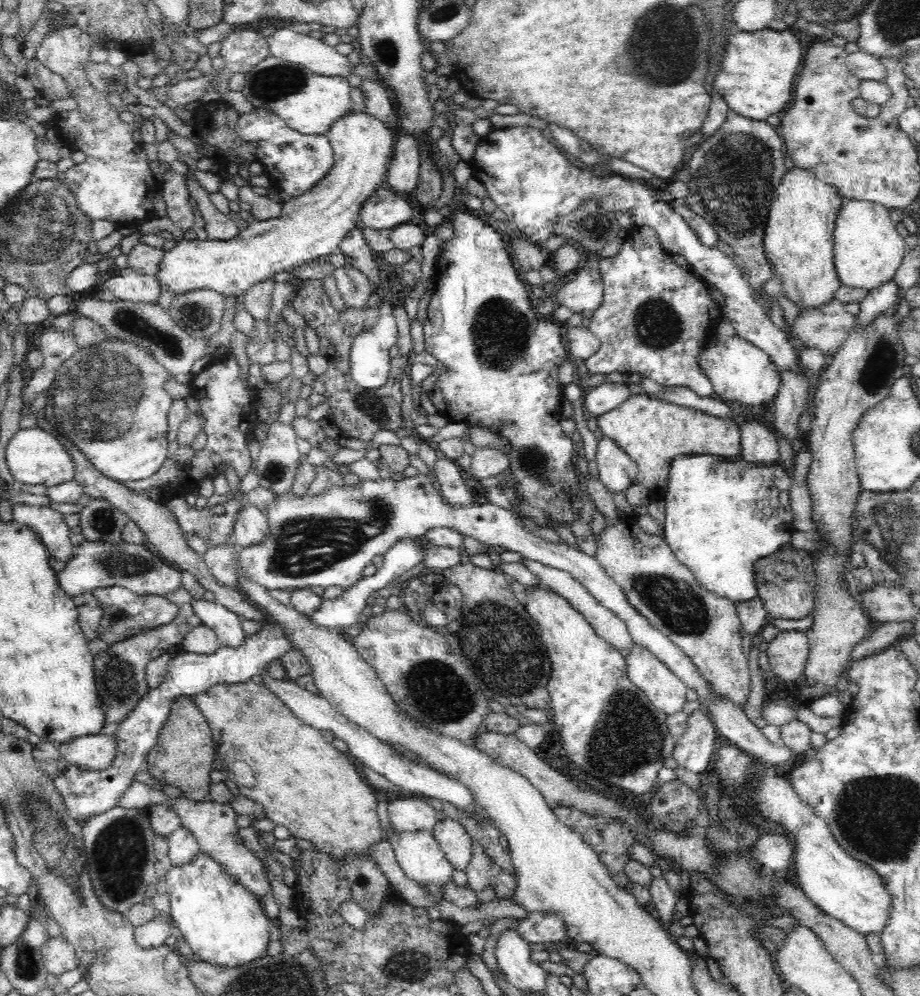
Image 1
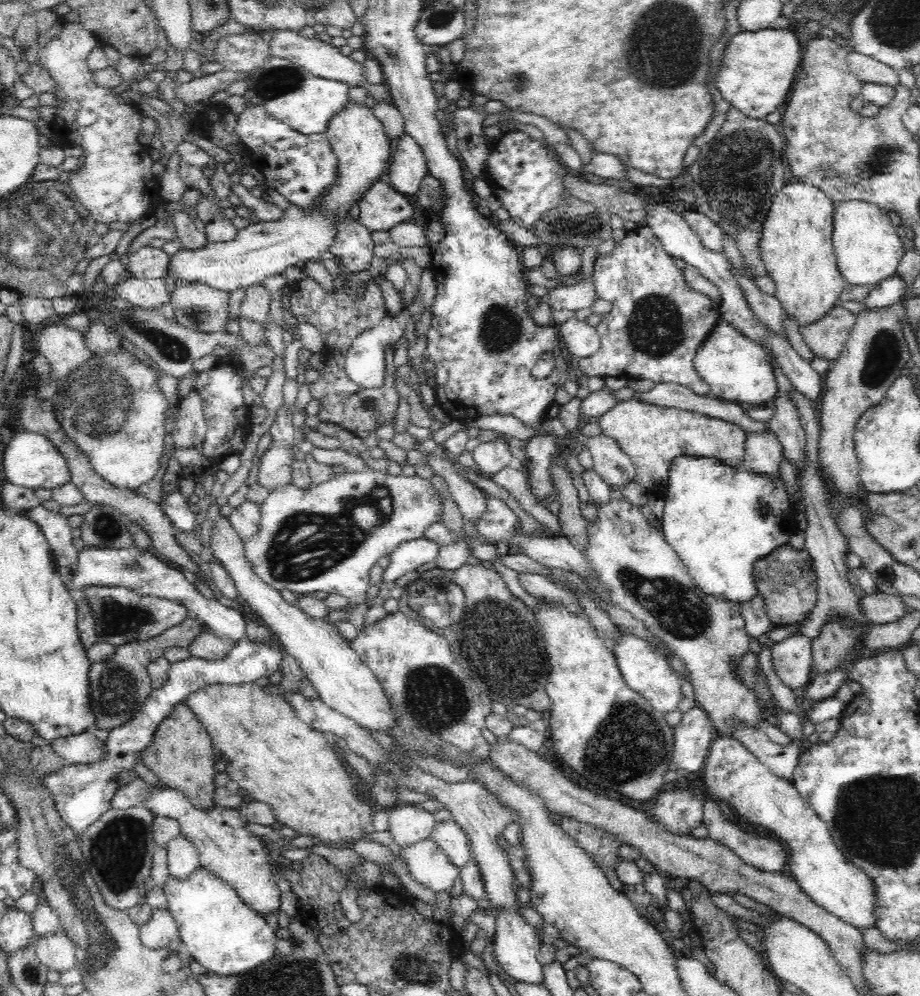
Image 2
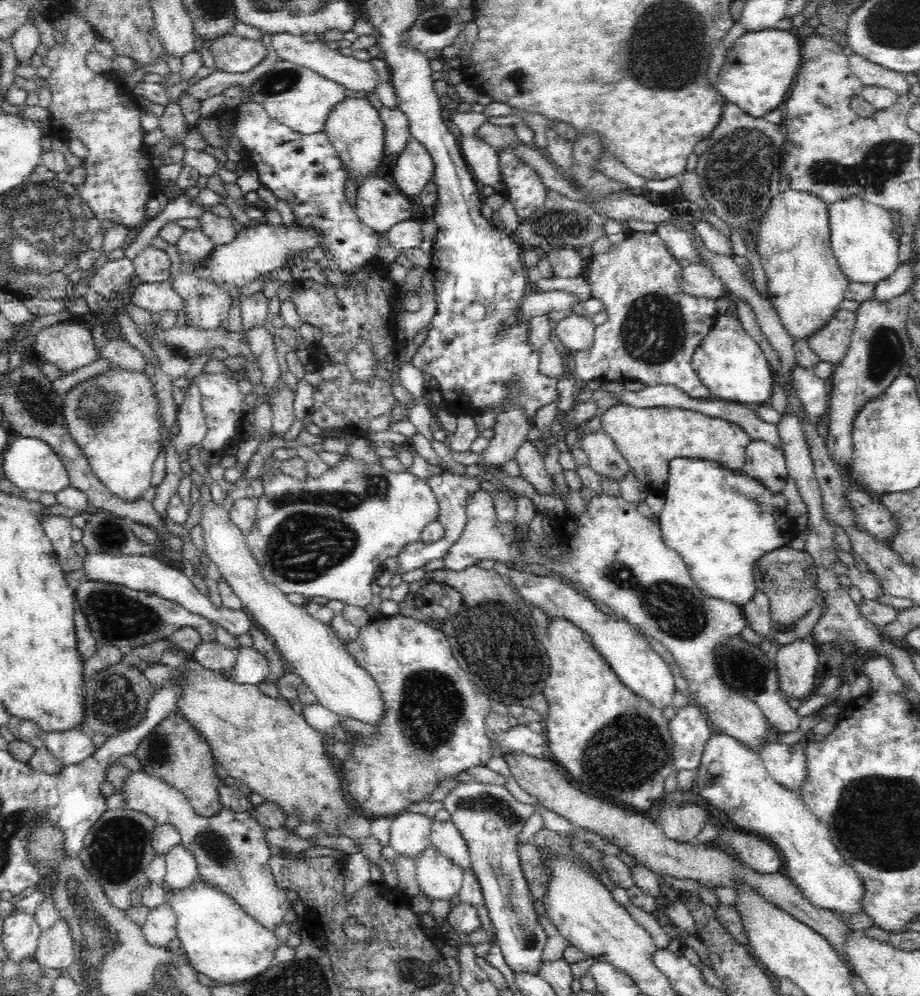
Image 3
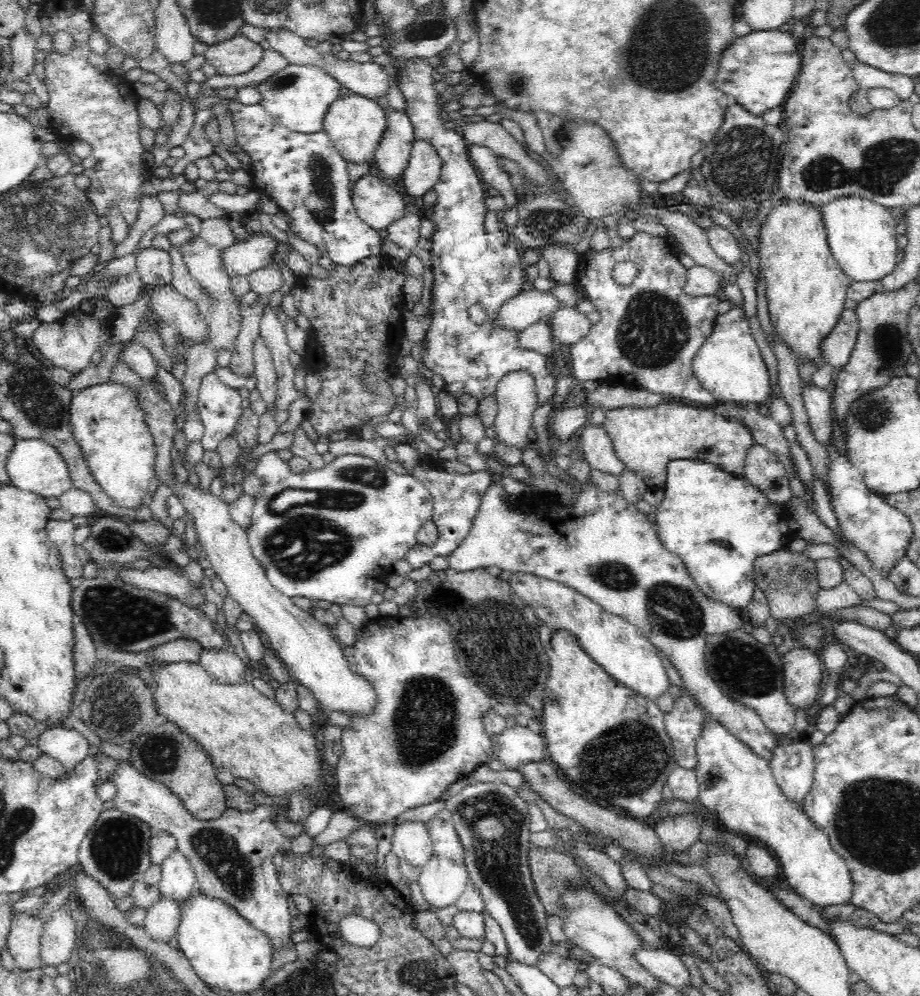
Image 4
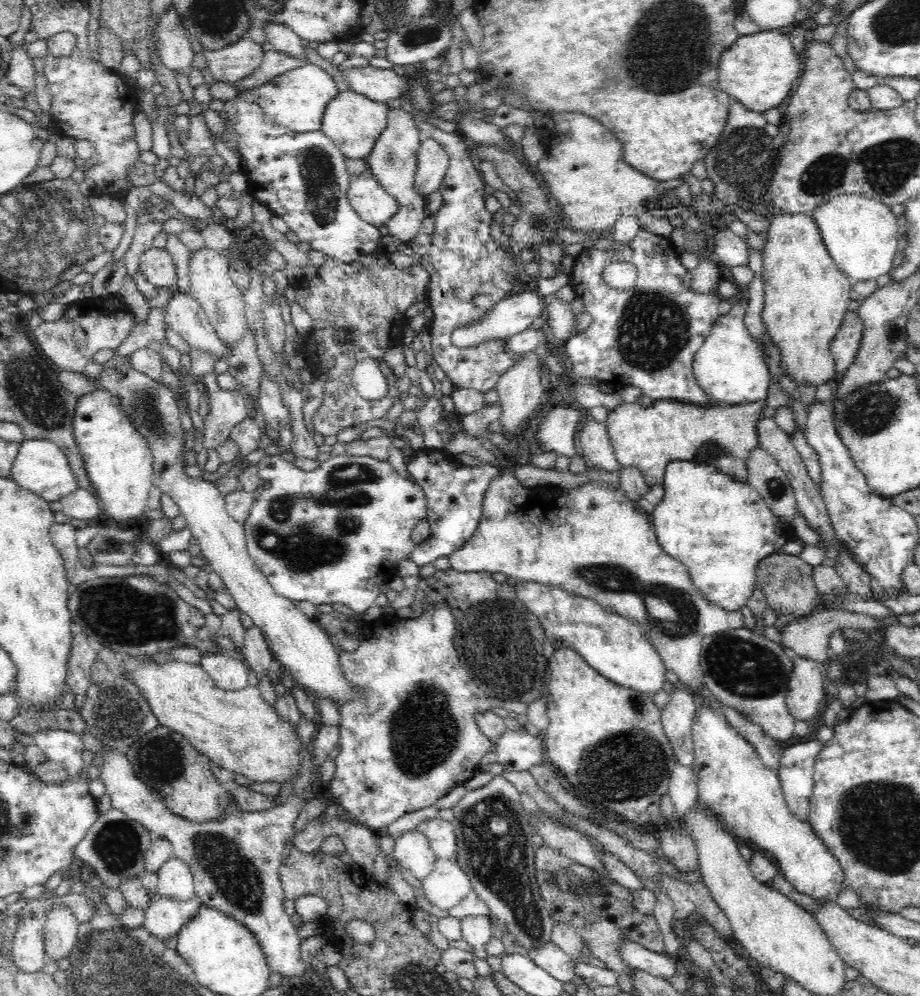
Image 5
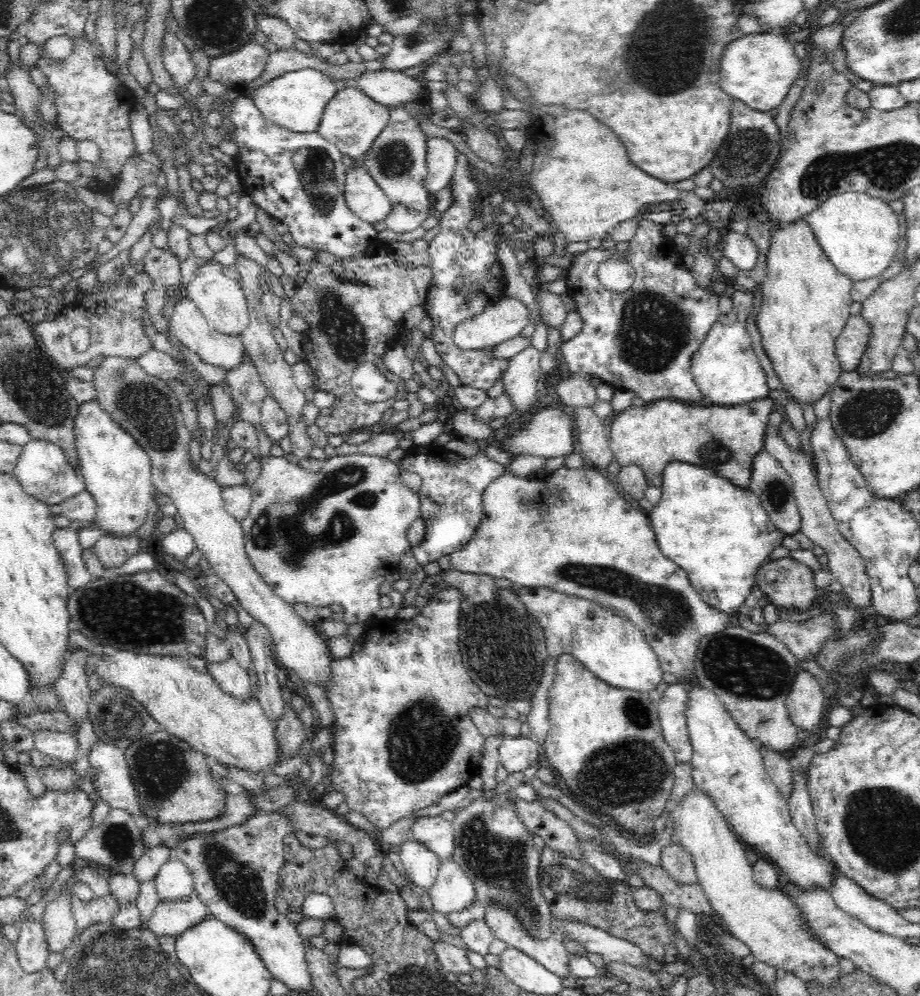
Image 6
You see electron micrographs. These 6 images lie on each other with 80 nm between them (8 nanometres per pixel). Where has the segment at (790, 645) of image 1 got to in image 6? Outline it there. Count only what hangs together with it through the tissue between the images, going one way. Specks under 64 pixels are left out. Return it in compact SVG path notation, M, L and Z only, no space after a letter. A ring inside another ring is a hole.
M798 669L786 704L790 720L802 730L812 730L824 716L824 694L814 675L806 669Z

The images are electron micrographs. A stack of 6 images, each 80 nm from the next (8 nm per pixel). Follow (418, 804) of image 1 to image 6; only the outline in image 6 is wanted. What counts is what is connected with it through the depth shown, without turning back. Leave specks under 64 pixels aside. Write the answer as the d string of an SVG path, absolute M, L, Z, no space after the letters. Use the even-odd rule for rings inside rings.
M410 838L399 846L399 856L408 877L424 888L430 897L430 890L437 880L441 863L438 856Z

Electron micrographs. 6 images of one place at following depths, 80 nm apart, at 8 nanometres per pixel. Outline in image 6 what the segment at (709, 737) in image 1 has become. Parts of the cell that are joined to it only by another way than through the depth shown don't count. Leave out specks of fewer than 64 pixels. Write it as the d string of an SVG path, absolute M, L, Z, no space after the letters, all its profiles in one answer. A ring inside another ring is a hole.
M682 683L670 684L663 692L663 697L657 702L659 720L663 728L665 741L674 749L677 763L689 764L693 758L693 748L683 718L683 706L686 693Z

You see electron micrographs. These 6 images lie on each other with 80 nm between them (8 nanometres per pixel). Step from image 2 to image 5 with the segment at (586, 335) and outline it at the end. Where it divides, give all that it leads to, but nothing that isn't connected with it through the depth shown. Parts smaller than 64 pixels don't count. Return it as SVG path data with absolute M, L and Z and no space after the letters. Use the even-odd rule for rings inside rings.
M553 295L548 297L545 315L548 326L552 330L553 338L561 342L562 340L570 340L574 335L578 335L581 331L574 331L574 322L576 322L575 314L566 301L562 301Z

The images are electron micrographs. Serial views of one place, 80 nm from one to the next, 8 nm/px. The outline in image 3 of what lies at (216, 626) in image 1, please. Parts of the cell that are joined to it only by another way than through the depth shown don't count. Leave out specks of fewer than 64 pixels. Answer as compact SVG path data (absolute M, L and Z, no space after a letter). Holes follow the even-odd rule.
M90 554L83 559L84 572L86 580L94 582L113 582L121 584L132 590L139 590L150 594L156 594L160 598L165 598L172 602L177 602L186 610L193 614L201 615L210 621L210 623L218 624L224 630L228 631L233 637L238 638L242 634L247 634L252 628L252 620L248 618L246 612L242 610L229 610L226 607L219 608L215 606L210 597L206 596L192 583L192 579L188 578L184 571L176 570L172 566L167 566L164 562L160 562L152 556L127 556L126 554Z

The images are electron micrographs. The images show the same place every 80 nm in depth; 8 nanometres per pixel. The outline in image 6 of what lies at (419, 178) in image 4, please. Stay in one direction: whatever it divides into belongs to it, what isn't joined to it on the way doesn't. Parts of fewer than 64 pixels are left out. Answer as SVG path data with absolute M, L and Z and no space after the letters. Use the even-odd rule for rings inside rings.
M429 138L426 153L427 173L423 185L434 196L452 184L459 153L454 144L444 138Z

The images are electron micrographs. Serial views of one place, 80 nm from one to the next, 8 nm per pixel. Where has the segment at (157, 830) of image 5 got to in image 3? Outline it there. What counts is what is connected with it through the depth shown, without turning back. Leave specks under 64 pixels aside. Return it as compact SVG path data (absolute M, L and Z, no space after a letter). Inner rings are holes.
M132 772L122 788L128 796L126 806L122 808L136 810L139 813L144 813L148 817L152 817L158 825L170 825L174 830L178 831L181 837L182 847L188 849L190 853L196 857L198 865L199 878L206 881L206 884L226 893L236 901L240 908L246 912L250 918L254 919L263 927L274 930L274 926L282 924L282 916L292 903L286 897L285 889L278 888L276 879L274 878L271 866L268 866L268 860L272 856L270 846L264 840L264 826L258 824L250 812L238 812L230 808L222 807L218 814L213 817L198 816L194 812L192 805L187 801L186 795L170 786L168 783L159 778L150 776L146 772Z

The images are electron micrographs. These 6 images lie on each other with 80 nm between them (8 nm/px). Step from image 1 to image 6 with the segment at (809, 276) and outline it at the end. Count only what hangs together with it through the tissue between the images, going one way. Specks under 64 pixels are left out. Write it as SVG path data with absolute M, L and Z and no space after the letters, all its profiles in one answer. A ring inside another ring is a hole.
M806 218L793 222L793 224L776 223L776 227L777 229L771 234L769 251L766 256L766 278L764 278L764 282L761 283L761 291L762 294L764 294L764 298L762 298L762 308L760 308L760 312L757 314L756 322L758 322L758 328L760 328L760 332L762 332L764 350L766 350L766 354L770 356L770 360L772 360L772 364L774 364L774 370L776 370L776 374L780 376L782 384L786 386L786 390L788 390L798 402L802 402L802 404L804 404L804 402L816 402L828 388L832 388L832 386L836 384L838 377L843 373L841 363L838 362L836 355L836 344L837 336L842 332L842 329L845 328L849 320L850 304L853 302L851 292L854 282L851 281L850 278L839 274L838 269L836 269L828 260L828 257L824 255L822 247L820 247L818 241L815 240L814 233L811 232L810 228L807 228Z

